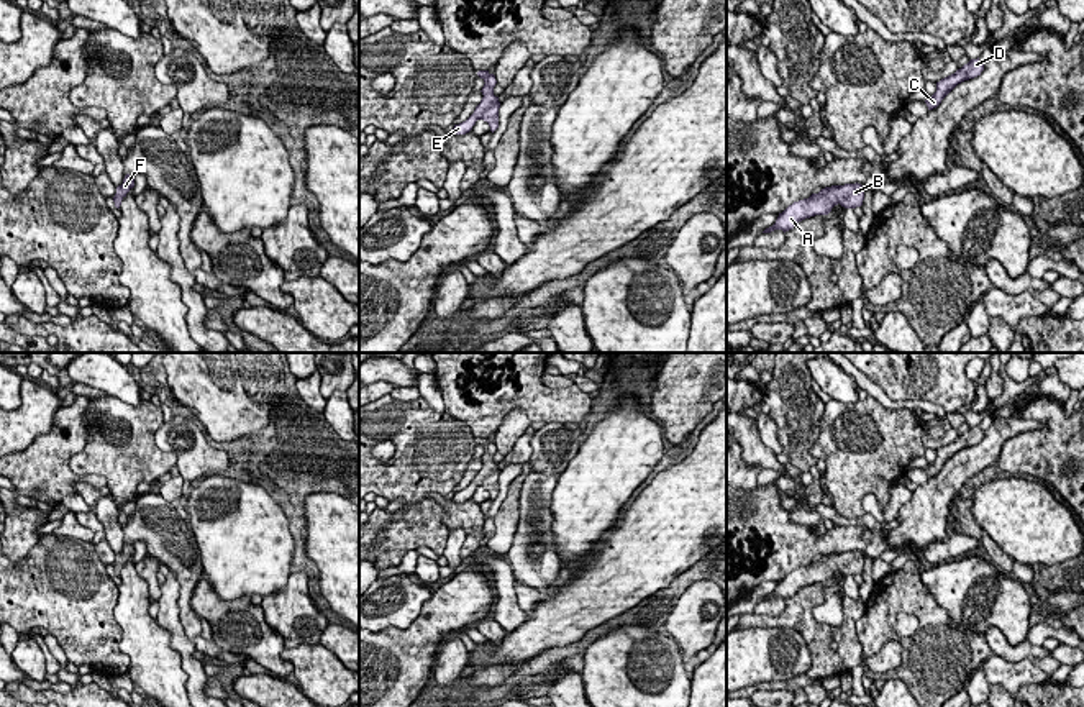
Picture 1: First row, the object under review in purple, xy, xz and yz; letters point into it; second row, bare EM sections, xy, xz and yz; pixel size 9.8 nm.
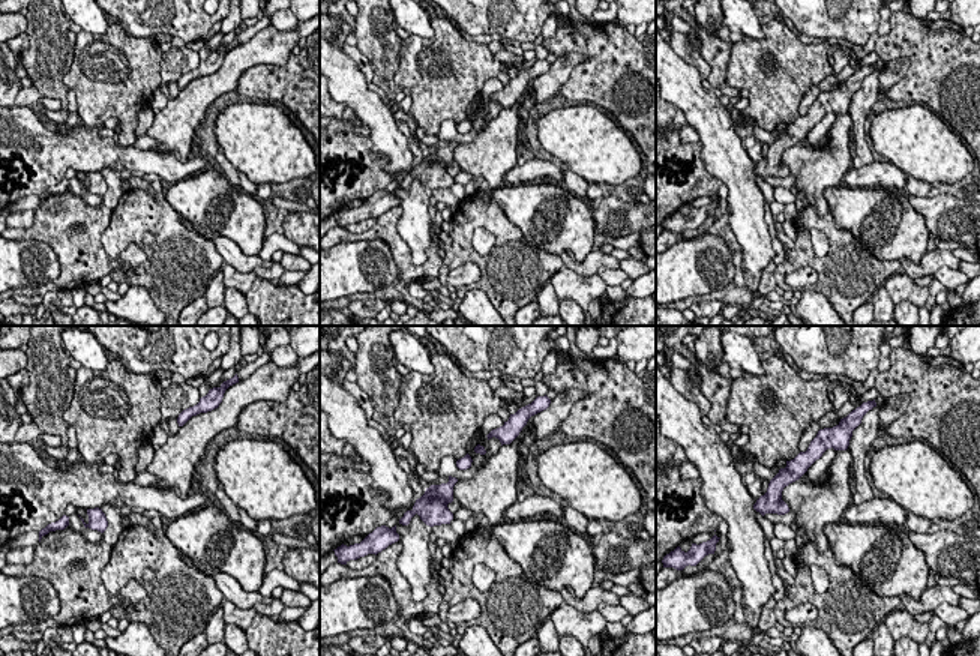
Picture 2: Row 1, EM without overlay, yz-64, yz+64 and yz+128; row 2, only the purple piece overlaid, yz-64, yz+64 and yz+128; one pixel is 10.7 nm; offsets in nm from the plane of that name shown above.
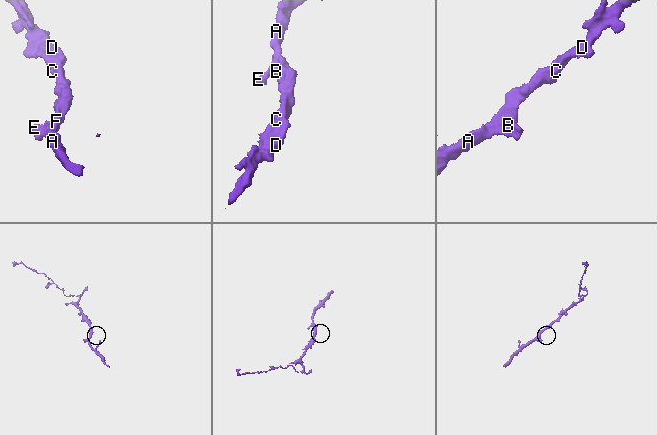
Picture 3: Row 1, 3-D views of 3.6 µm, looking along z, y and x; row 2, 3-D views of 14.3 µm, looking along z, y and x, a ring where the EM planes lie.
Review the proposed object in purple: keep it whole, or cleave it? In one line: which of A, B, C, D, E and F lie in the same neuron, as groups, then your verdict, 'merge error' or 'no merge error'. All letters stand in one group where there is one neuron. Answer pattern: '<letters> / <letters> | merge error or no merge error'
A B C D E F | no merge error

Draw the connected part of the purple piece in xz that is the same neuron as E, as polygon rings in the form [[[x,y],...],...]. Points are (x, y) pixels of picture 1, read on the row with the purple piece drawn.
[[[479,71],[477,75],[485,82],[482,87],[482,100],[476,107],[474,113],[462,123],[454,125],[454,135],[466,135],[472,130],[477,120],[484,120],[489,123],[490,131],[494,133],[499,128],[499,97],[494,95],[494,87],[497,84],[495,75],[489,71]]]

